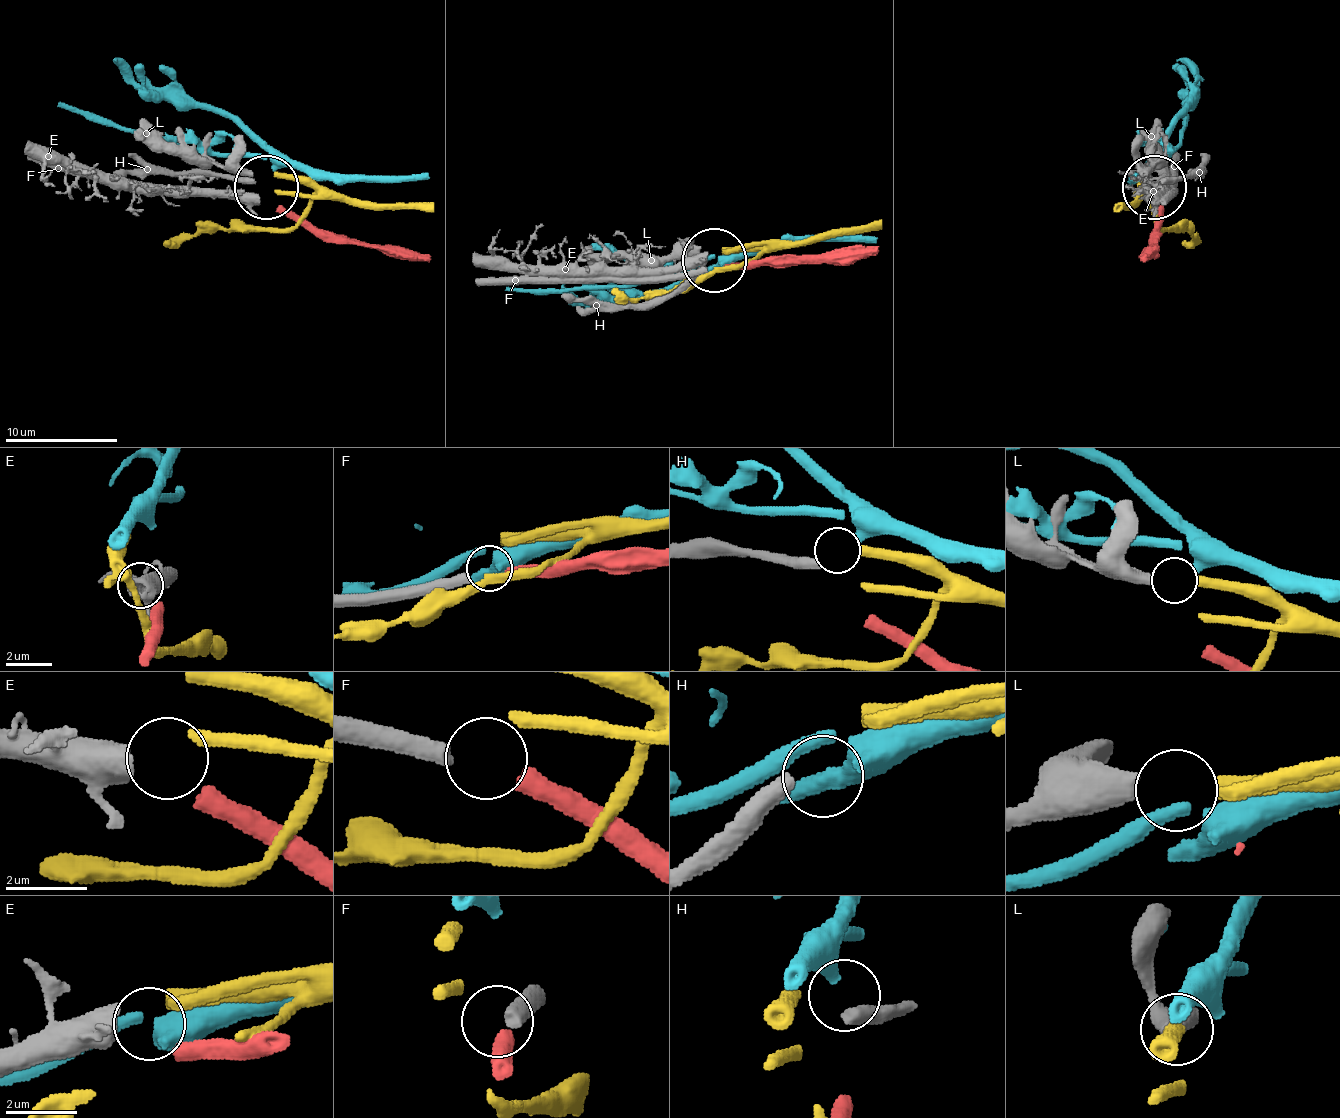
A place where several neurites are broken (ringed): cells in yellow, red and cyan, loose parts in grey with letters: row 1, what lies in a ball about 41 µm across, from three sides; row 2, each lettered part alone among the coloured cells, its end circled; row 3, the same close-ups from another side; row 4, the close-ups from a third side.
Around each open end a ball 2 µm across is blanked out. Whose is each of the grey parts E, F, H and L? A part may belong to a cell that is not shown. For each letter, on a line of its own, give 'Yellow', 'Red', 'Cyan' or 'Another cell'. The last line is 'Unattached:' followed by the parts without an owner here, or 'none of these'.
E: Another cell
F: Red
H: Cyan
L: Yellow
Unattached: E

